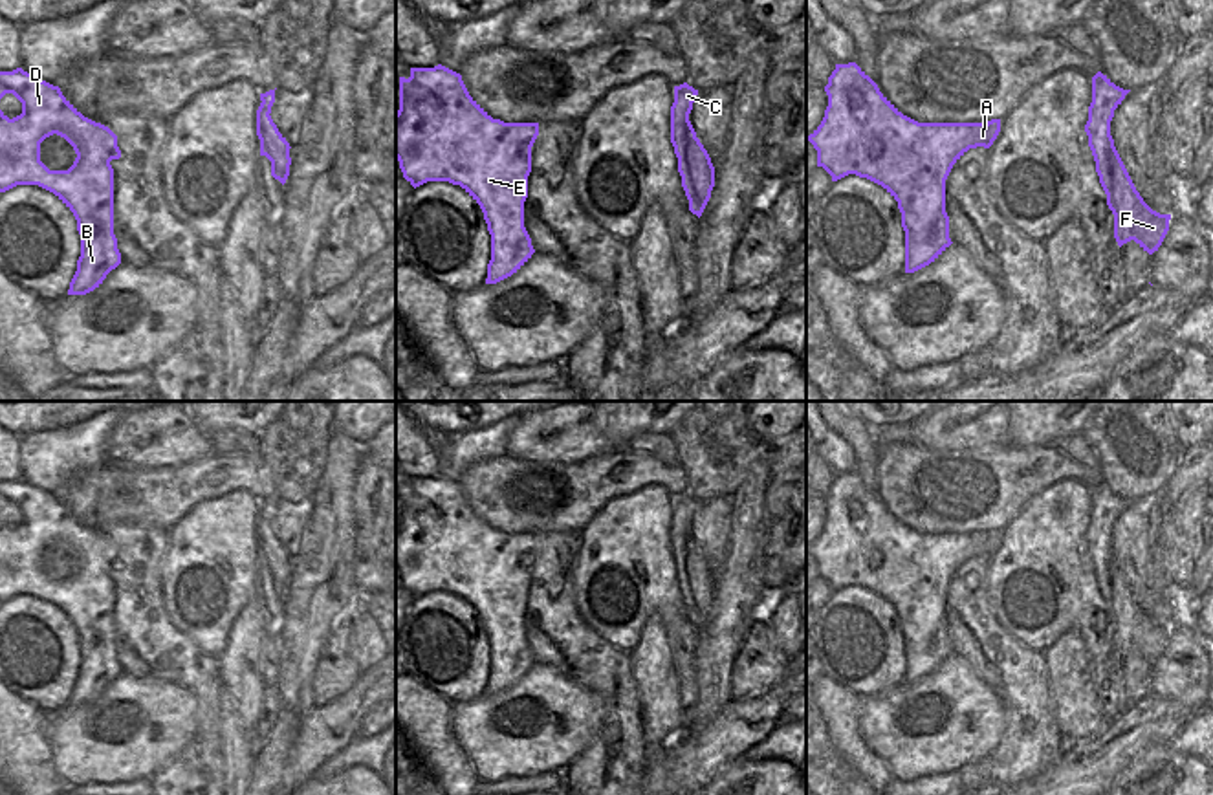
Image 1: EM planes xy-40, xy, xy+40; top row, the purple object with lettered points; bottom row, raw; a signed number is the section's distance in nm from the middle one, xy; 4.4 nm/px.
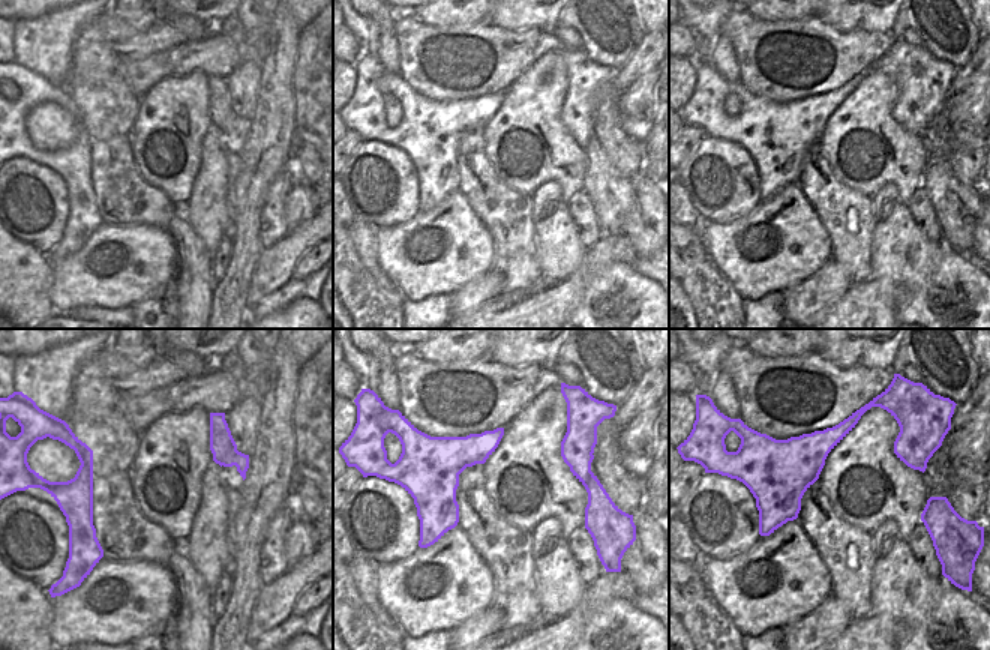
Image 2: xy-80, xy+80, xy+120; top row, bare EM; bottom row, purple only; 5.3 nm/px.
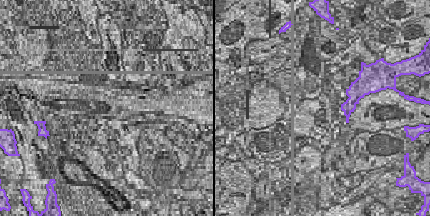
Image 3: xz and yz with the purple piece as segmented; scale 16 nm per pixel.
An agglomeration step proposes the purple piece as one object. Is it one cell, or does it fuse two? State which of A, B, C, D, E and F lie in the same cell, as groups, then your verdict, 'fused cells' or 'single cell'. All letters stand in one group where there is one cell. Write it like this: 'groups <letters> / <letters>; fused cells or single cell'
groups A B C D E / F; fused cells

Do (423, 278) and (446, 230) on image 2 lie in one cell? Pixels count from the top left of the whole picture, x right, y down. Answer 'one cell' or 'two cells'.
one cell

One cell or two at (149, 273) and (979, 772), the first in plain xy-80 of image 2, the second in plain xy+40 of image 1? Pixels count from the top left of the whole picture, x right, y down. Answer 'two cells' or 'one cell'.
two cells

